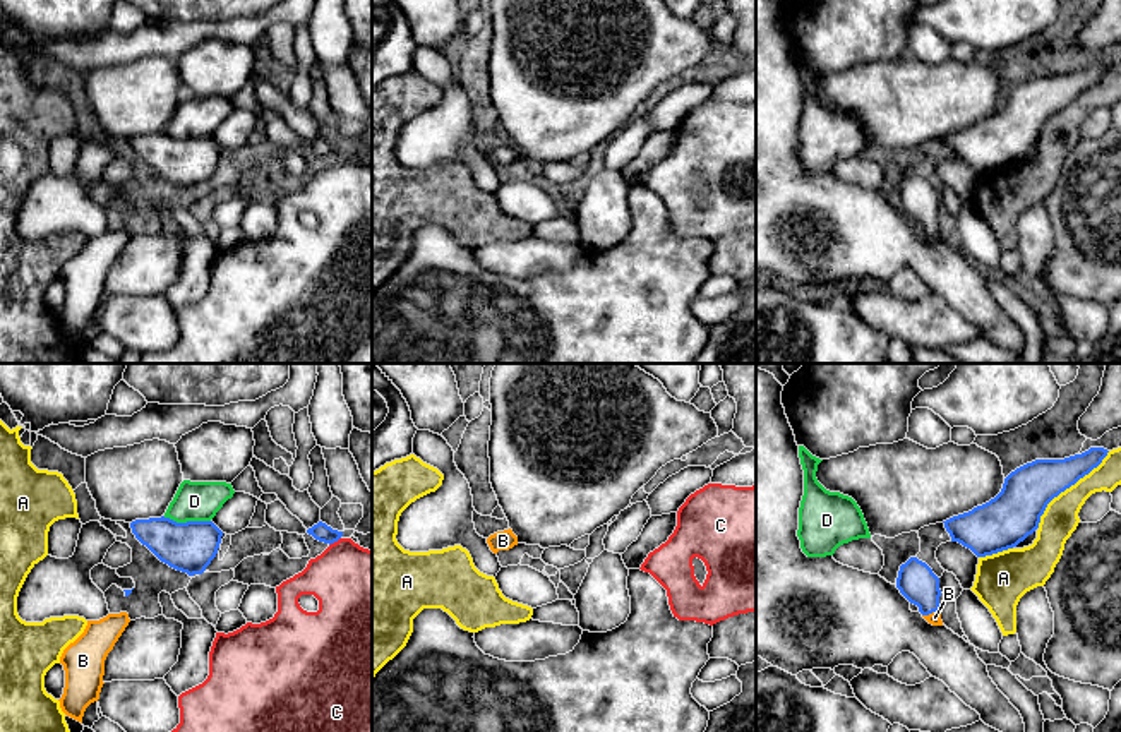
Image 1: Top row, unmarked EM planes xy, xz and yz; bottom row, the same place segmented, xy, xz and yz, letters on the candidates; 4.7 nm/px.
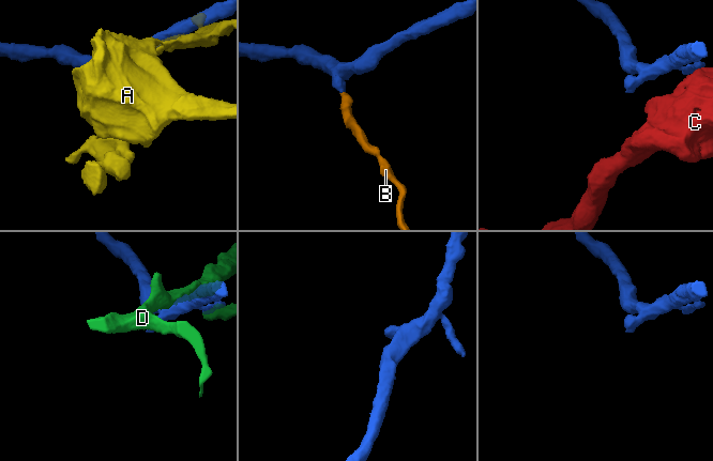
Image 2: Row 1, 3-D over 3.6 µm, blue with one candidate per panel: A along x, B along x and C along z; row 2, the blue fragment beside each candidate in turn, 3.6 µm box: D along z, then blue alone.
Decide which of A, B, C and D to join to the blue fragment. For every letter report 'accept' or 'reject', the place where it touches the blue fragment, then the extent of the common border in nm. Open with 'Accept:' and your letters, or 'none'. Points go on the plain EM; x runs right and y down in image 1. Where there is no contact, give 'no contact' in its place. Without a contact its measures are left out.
Accept: B
A: reject; meets blue in yz at (1068, 103); contact 500 nm long
B: accept; meets blue in yz at (929, 228); contact 80 nm long
C: reject; meets blue in xy at (335, 156); contact 70 nm long
D: reject; meets blue in xy at (187, 138); contact 220 nm long

